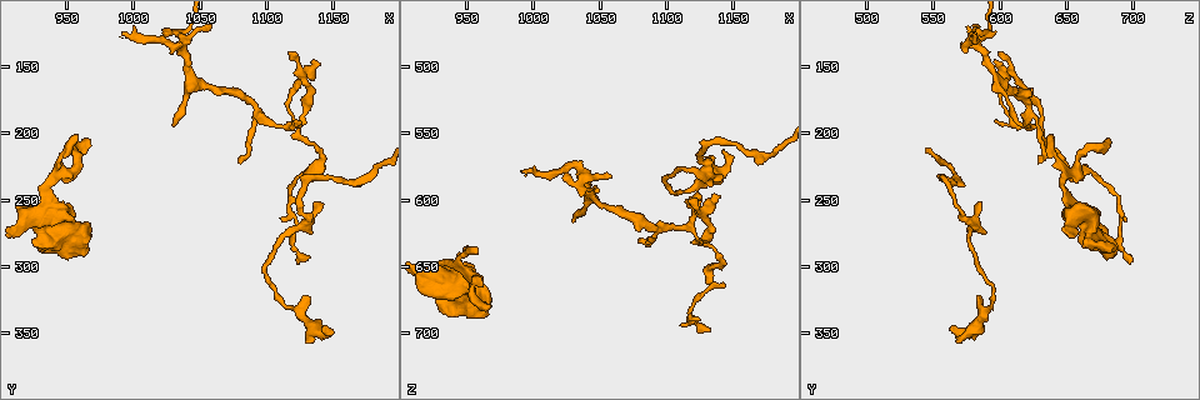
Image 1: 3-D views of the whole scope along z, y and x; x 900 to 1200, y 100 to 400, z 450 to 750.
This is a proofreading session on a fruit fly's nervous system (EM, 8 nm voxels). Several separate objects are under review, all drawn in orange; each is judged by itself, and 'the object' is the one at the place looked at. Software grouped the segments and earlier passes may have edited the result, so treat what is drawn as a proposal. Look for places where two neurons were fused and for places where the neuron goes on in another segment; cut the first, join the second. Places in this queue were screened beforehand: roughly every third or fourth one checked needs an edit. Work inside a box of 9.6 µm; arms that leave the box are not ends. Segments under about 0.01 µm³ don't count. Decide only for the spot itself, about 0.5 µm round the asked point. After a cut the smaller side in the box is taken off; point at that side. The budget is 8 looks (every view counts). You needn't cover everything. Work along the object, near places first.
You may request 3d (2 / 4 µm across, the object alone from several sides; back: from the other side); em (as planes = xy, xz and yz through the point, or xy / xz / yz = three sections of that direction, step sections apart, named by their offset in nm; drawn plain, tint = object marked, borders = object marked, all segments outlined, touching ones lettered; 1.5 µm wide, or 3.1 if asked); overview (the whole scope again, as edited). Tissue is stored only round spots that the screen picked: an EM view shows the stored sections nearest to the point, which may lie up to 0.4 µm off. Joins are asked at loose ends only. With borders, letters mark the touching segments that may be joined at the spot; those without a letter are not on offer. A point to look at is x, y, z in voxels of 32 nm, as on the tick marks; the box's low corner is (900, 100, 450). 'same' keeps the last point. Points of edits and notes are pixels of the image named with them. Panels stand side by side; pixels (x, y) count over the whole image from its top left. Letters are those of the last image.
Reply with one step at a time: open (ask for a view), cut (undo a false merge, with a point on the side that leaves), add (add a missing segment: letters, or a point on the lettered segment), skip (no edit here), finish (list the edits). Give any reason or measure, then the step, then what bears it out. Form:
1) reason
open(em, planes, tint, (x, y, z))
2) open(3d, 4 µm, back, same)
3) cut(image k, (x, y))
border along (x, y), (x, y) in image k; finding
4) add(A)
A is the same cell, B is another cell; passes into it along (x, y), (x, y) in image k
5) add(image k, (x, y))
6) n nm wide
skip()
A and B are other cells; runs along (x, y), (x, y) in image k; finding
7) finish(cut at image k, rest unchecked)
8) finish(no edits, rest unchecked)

open(em, xy, step 8, borders, (968, 206, 678))

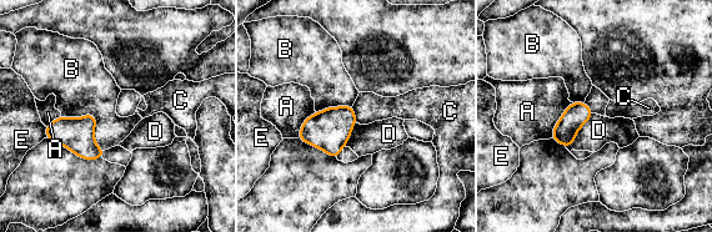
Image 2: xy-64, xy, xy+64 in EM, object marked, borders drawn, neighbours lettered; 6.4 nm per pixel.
cut it another way
open(em, planes, borders, same)

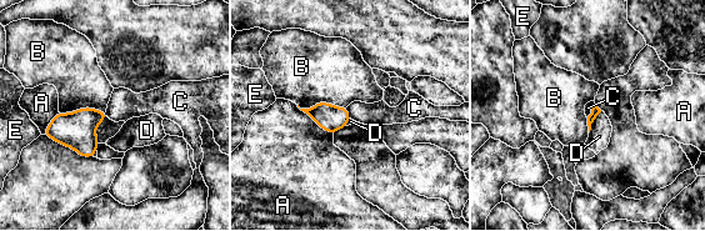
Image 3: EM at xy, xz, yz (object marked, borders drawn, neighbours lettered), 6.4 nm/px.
skip()
A, B, C, D and E are other cells; border along (595, 104), (586, 116) in image 3; none of them fits

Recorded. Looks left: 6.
open(3d, 4 µm, (992, 126, 578))

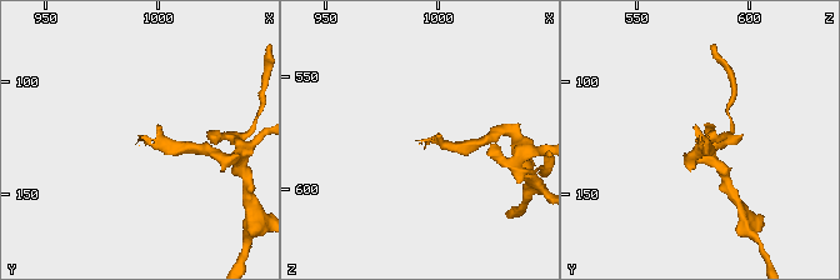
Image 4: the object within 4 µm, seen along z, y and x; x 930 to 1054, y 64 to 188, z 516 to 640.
now the EM
open(em, planes, borders, (992, 125, 579))

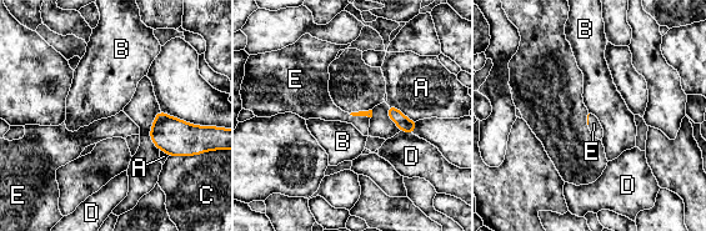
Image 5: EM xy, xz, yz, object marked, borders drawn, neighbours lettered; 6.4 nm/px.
A touches over 220 nm
add(E)
E is the same cell, A, B, C and D are other cells; it goes on there

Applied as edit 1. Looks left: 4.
open(overview)

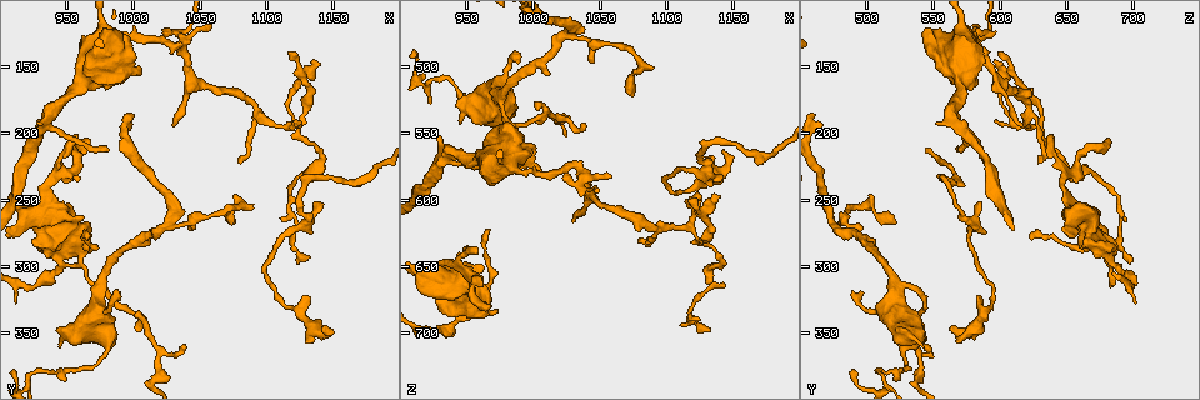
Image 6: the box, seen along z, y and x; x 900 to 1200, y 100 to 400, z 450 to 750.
open(em, planes, borders, (1126, 160, 598))

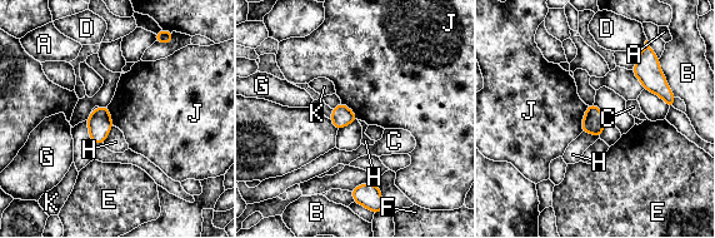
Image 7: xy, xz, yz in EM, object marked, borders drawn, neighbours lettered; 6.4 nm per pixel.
skip()
A, B, C, D, E, F, G, H, J and K are other cells; border along (588, 105), (580, 132) in image 7; no lettered segment goes on from it

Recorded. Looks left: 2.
an open end
open(3d, 4 µm, (1058, 116, 582))

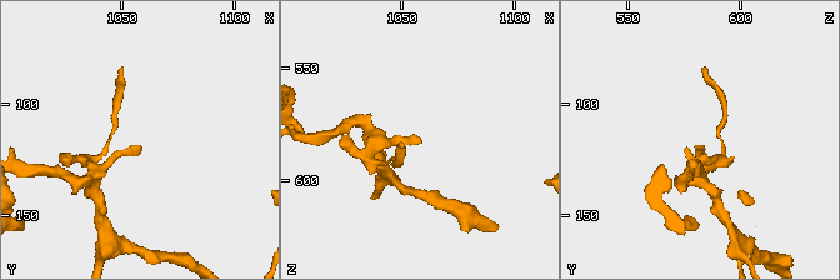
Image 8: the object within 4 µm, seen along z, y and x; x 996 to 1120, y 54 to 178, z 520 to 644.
now the EM
open(em, planes, borders, (1057, 119, 581))

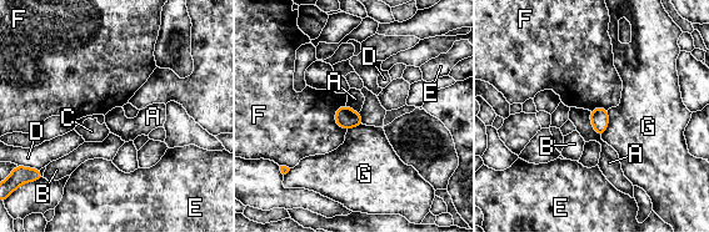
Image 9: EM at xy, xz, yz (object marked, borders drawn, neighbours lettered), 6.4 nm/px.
skip()
A, B, C, D, E, F and G are other cells; none of them fits

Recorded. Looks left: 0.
finish(add at image 5, rest unchecked)

